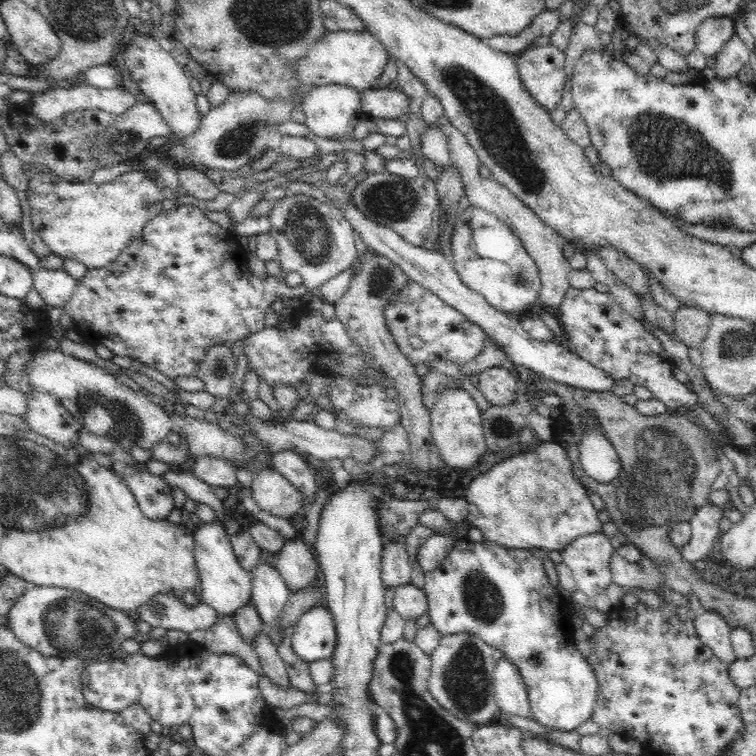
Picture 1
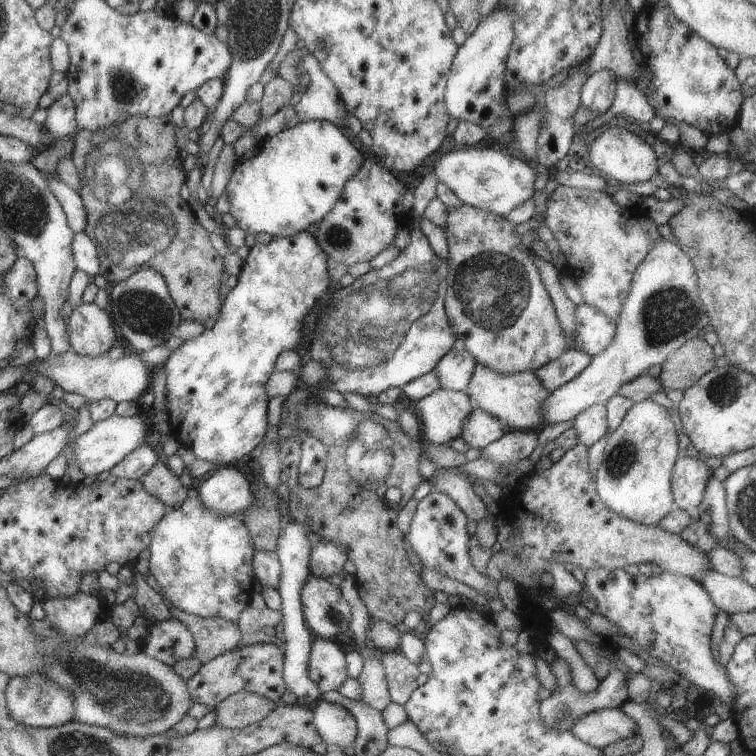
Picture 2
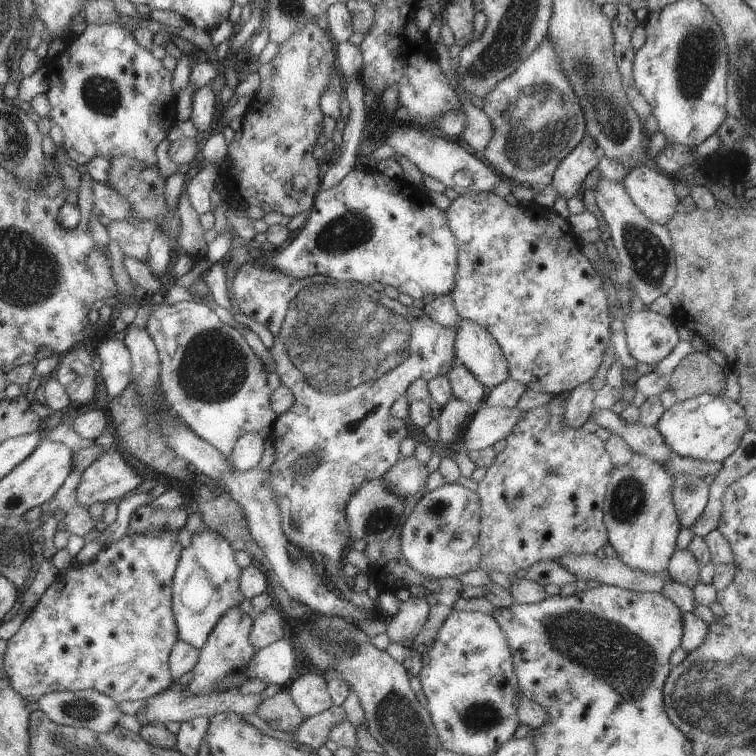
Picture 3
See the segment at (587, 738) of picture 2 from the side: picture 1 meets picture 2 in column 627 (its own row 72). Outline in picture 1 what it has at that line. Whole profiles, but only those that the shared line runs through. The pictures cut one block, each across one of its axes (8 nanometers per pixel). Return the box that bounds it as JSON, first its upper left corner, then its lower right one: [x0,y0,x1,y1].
[715,34,750,80]

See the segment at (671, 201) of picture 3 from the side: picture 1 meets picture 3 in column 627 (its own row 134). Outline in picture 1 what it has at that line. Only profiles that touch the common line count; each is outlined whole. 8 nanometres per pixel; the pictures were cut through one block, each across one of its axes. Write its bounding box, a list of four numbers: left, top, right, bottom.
[121,34,203,141]

